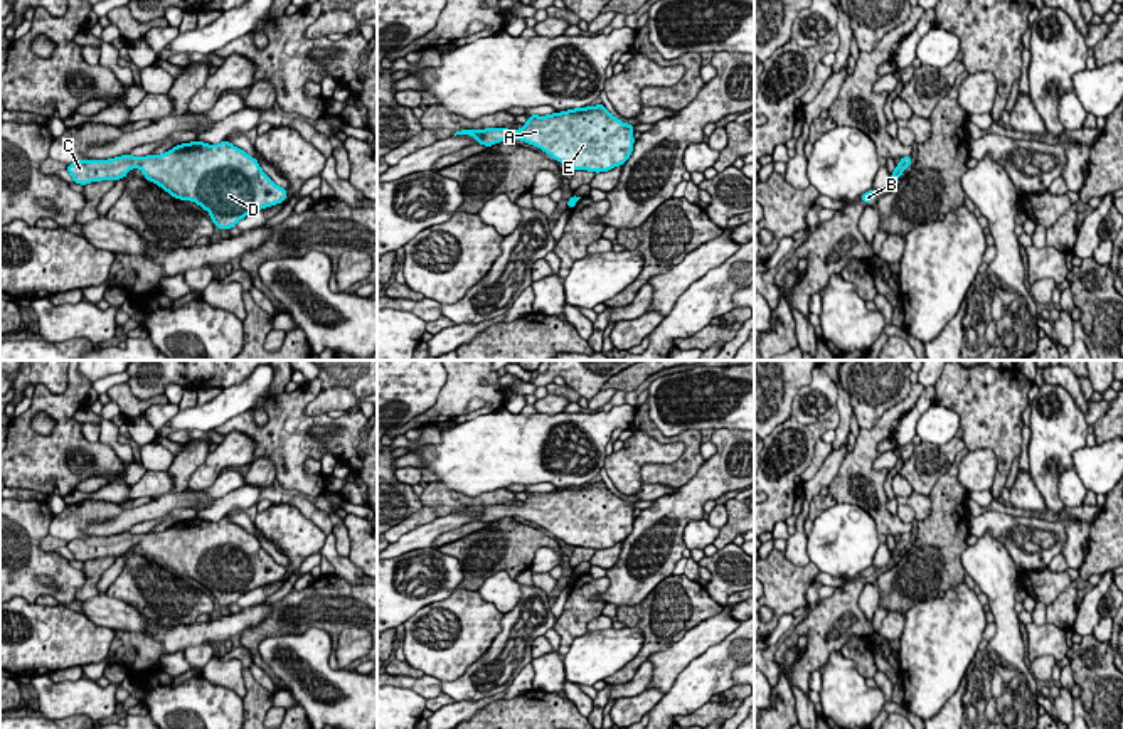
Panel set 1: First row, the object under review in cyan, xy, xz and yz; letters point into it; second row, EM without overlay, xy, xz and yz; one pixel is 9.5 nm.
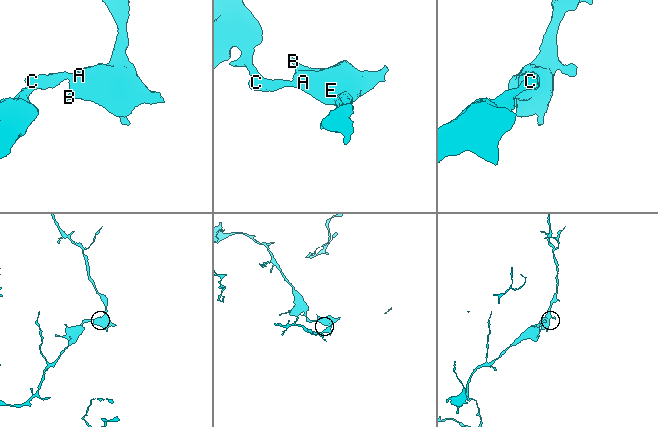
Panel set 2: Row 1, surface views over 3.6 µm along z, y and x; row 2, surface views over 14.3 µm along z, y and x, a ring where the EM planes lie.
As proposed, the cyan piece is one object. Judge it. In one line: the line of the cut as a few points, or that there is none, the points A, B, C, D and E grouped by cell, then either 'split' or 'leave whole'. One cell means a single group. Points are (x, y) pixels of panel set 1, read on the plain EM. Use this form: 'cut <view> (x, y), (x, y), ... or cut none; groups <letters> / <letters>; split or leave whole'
cut none; groups A B C D E; leave whole

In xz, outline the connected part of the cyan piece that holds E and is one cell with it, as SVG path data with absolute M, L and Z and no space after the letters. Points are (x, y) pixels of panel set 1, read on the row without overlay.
M596 482L593 485L574 485L562 490L554 490L547 493L530 492L529 498L524 500L522 507L507 505L487 505L487 507L460 507L456 512L470 512L476 515L476 520L492 524L503 517L522 517L530 520L546 530L549 530L557 539L564 540L574 547L589 549L608 549L618 542L623 542L633 529L633 503L615 495L604 482Z

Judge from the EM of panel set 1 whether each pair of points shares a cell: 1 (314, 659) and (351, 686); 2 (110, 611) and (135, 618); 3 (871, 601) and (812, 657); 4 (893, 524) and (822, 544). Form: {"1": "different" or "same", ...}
{"1": "same", "2": "same", "3": "different", "4": "different"}

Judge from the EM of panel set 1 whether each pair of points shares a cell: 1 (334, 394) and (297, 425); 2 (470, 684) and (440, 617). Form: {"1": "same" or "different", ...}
{"1": "different", "2": "different"}

